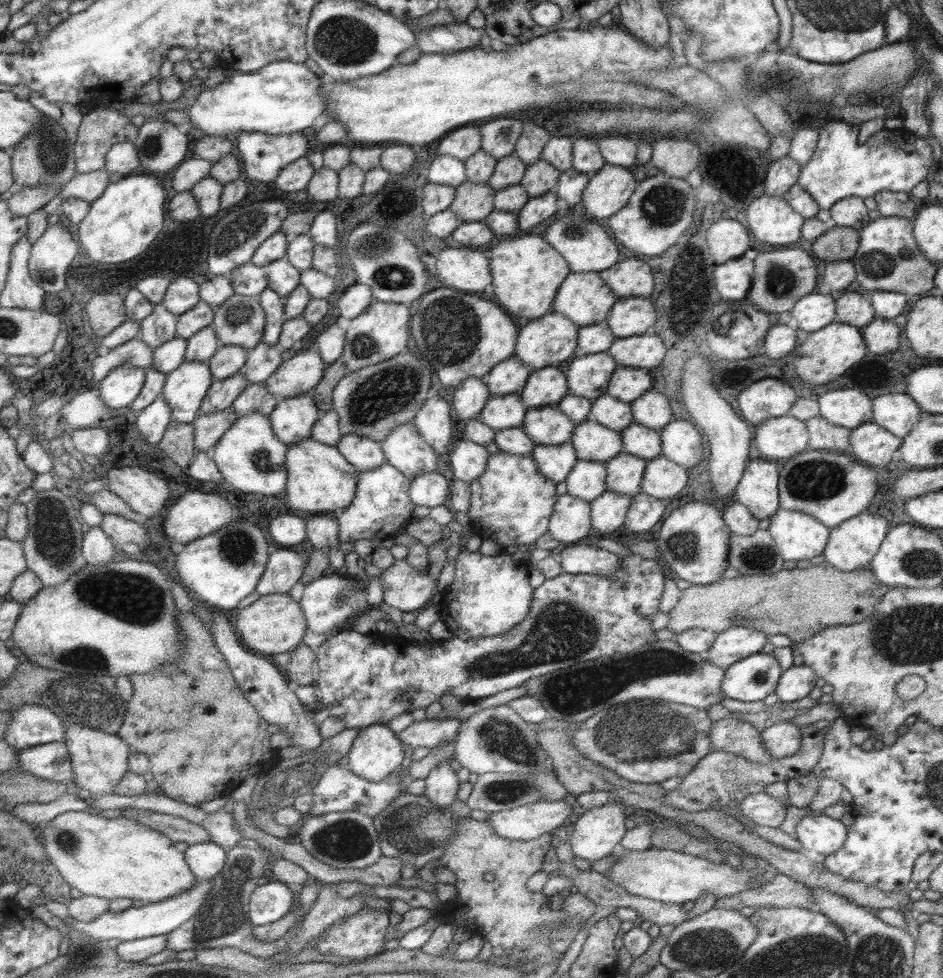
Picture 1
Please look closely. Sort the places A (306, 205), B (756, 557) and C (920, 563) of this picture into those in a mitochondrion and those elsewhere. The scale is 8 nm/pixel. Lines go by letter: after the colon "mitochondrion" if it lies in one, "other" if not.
A: other
B: mitochondrion
C: mitochondrion

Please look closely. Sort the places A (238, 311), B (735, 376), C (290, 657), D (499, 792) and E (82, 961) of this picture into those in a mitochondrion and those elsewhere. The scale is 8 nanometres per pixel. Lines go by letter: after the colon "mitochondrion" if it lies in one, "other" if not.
A: mitochondrion
B: other
C: other
D: mitochondrion
E: mitochondrion

